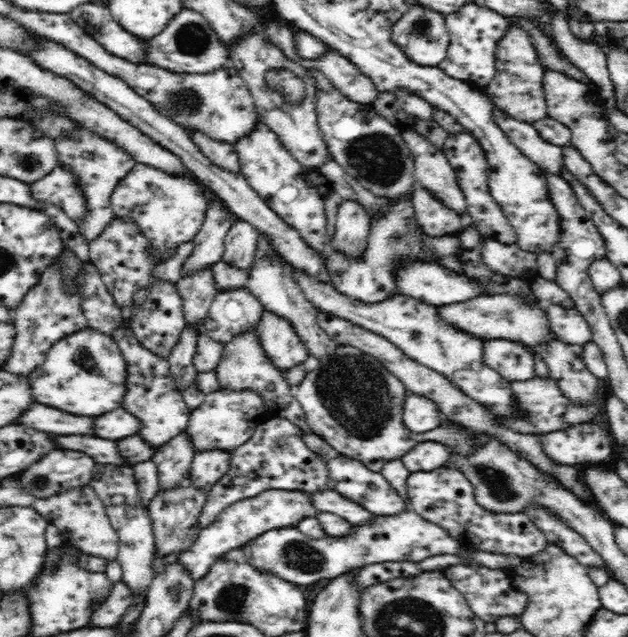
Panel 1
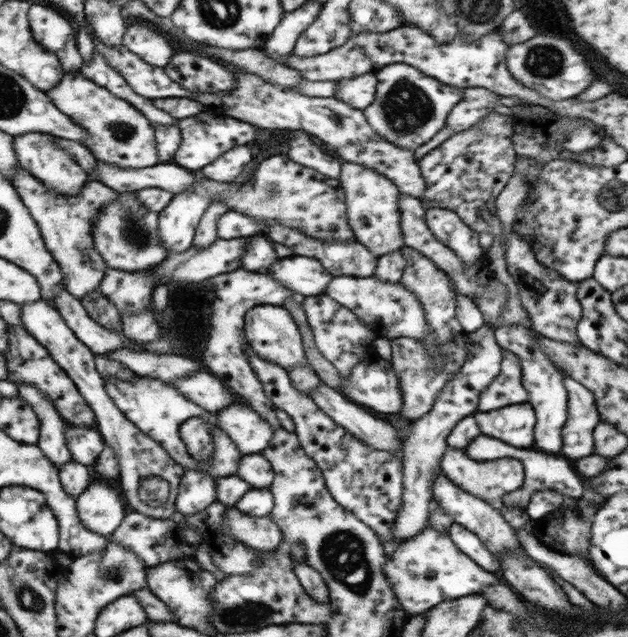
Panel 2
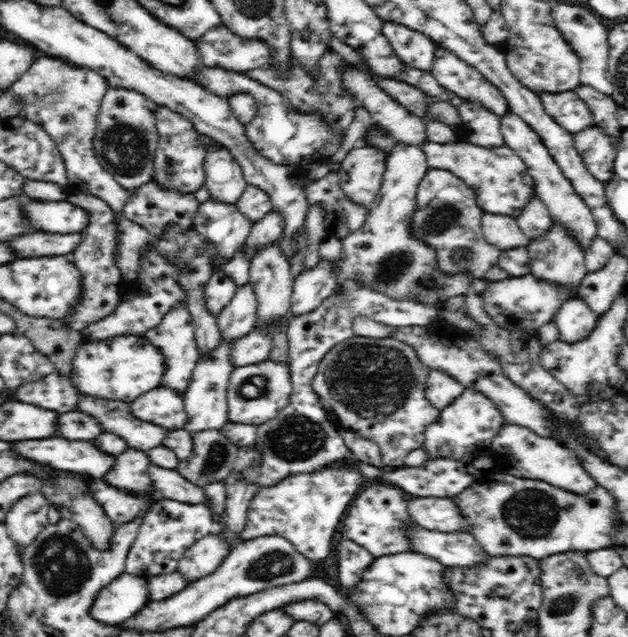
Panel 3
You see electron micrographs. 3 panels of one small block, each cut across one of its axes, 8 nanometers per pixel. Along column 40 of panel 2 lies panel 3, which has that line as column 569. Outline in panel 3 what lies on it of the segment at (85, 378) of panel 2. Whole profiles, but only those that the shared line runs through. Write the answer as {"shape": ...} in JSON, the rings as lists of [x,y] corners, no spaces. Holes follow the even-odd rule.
{"shape":[[[575,297],[562,304],[553,316],[553,321],[559,330],[559,340],[572,344],[590,336],[598,316],[583,300]]]}

